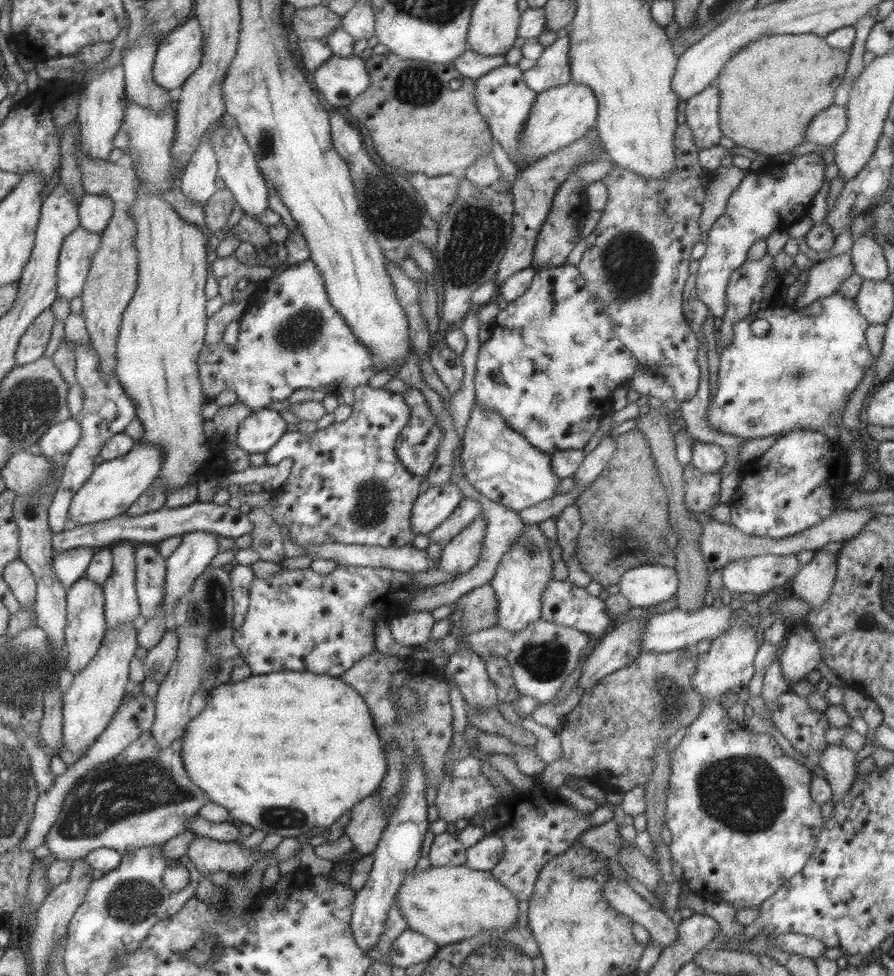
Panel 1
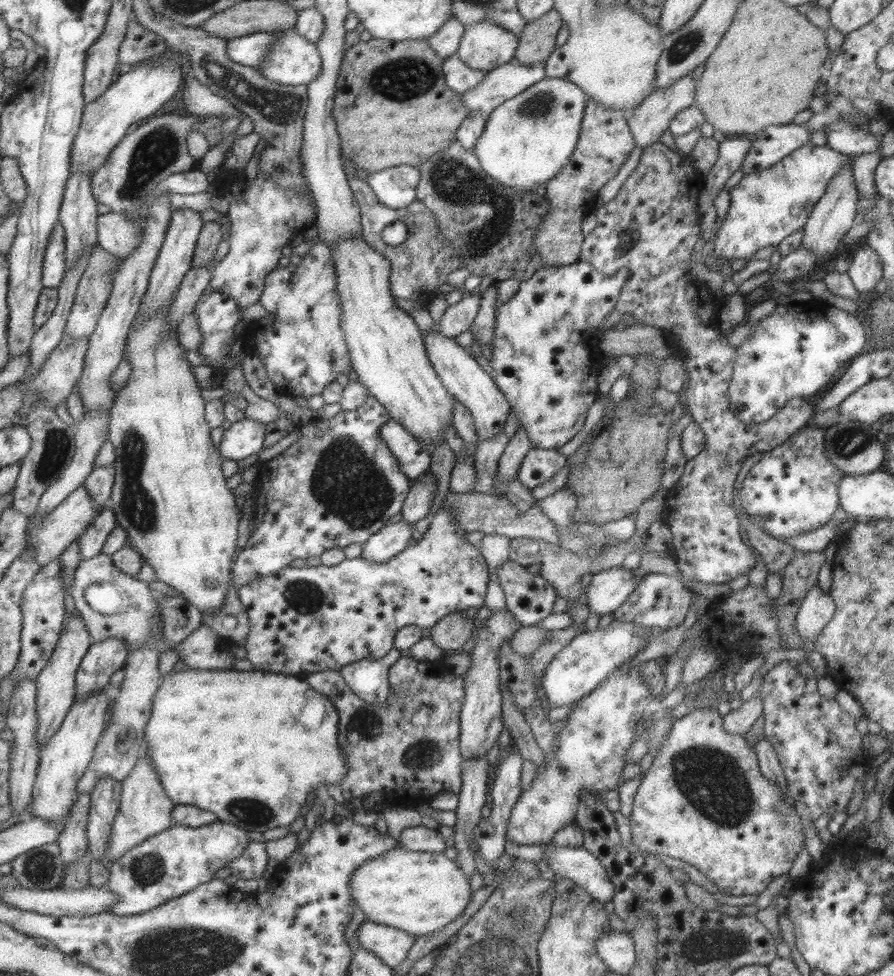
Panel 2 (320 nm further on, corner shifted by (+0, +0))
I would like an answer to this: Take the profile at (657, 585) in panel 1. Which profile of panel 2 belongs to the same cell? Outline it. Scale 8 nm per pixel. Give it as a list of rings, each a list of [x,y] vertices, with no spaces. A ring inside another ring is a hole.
[[[624,568],[597,572],[584,588],[589,612],[599,616],[613,613],[635,590],[639,580],[633,577],[632,570]]]

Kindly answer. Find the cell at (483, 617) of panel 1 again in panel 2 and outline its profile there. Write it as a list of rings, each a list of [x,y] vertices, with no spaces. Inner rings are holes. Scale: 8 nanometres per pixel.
[[[451,613],[440,618],[430,628],[430,639],[442,651],[458,650],[470,637],[473,628],[472,618]]]

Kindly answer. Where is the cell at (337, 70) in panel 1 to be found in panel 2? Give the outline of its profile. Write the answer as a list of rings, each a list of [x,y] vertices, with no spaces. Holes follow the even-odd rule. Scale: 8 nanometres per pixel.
[[[293,27],[276,30],[274,36],[276,41],[269,48],[269,52],[265,53],[257,68],[259,75],[267,81],[281,85],[306,86],[309,82],[313,82],[313,78],[317,78],[317,74],[321,71],[321,58],[315,45],[303,36],[299,36]]]

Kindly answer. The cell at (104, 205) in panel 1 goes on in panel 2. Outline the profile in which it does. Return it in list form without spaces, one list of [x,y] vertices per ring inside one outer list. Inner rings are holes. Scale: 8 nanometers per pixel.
[[[109,211],[97,217],[96,229],[96,244],[116,258],[124,259],[137,248],[144,228],[139,221]]]

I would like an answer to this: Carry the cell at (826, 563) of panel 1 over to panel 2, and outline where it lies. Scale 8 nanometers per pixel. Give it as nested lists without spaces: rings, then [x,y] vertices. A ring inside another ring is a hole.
[[[816,584],[805,594],[805,598],[801,602],[799,609],[797,610],[794,618],[794,629],[802,640],[815,640],[815,637],[823,630],[823,627],[831,620],[835,615],[835,603],[831,599],[829,593],[821,592]]]

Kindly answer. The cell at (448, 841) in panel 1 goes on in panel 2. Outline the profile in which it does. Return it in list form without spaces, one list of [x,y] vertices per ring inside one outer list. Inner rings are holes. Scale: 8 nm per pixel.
[[[423,825],[404,828],[399,832],[397,843],[408,851],[440,853],[450,845],[449,840],[441,837],[438,829]]]

